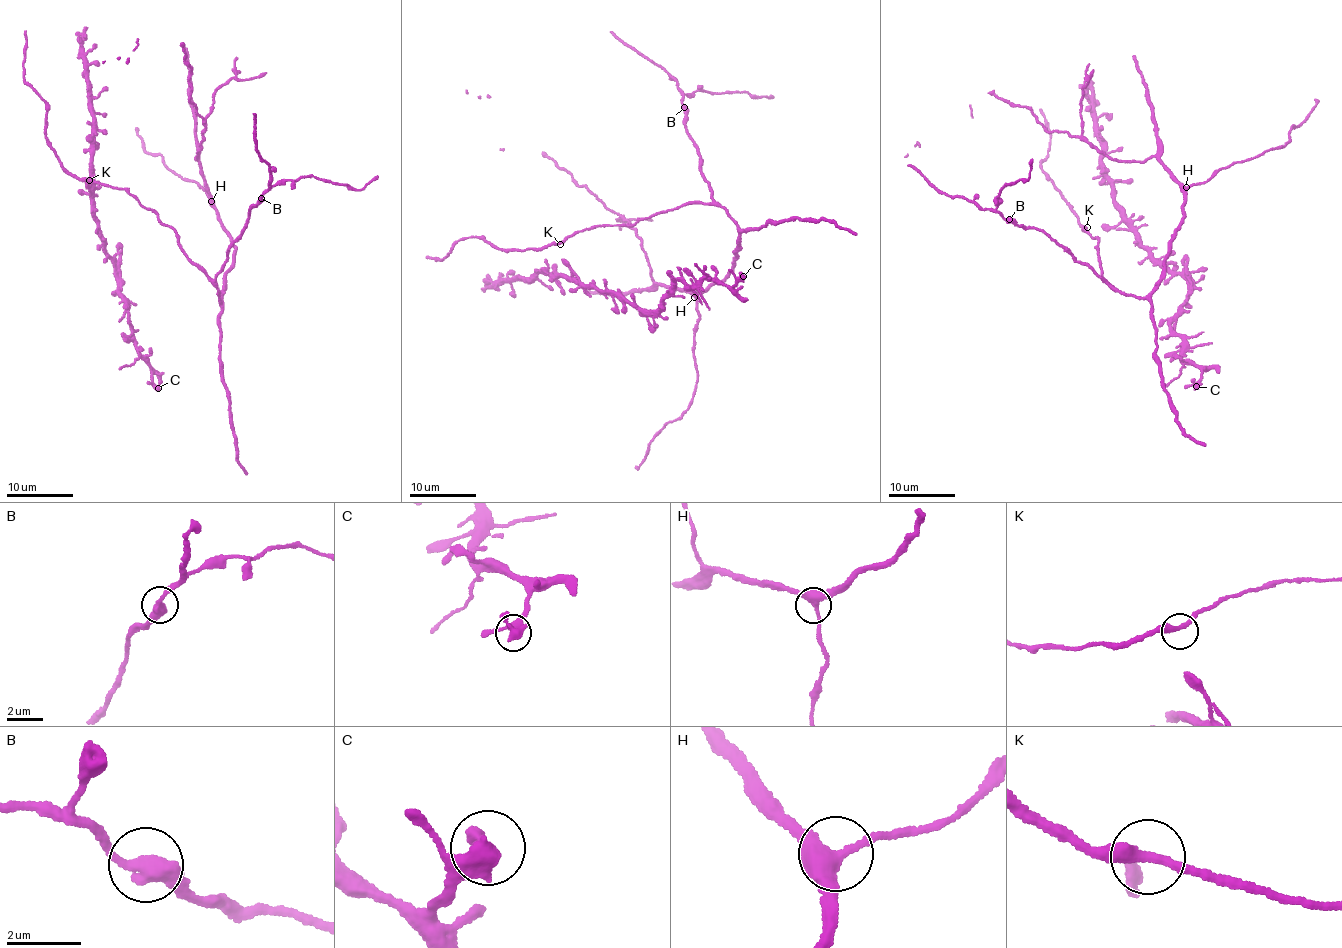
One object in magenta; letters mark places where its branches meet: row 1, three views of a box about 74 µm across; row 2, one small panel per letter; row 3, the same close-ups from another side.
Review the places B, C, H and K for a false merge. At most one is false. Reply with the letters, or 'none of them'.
none of them

